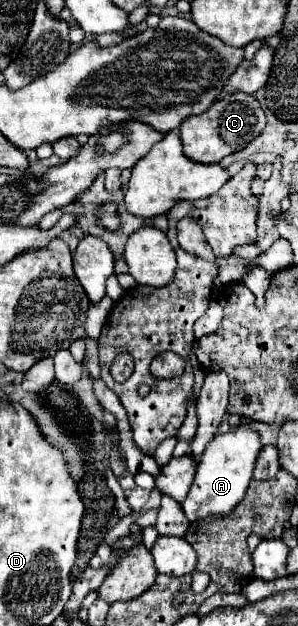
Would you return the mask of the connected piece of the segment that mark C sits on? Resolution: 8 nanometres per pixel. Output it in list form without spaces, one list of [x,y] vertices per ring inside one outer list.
[[[238,92],[214,102],[206,112],[186,118],[180,126],[180,140],[184,146],[184,154],[190,160],[210,164],[210,162],[220,162],[224,156],[246,148],[246,144],[254,140],[264,130],[264,126],[266,126],[266,116],[258,100],[254,100],[250,94]]]

